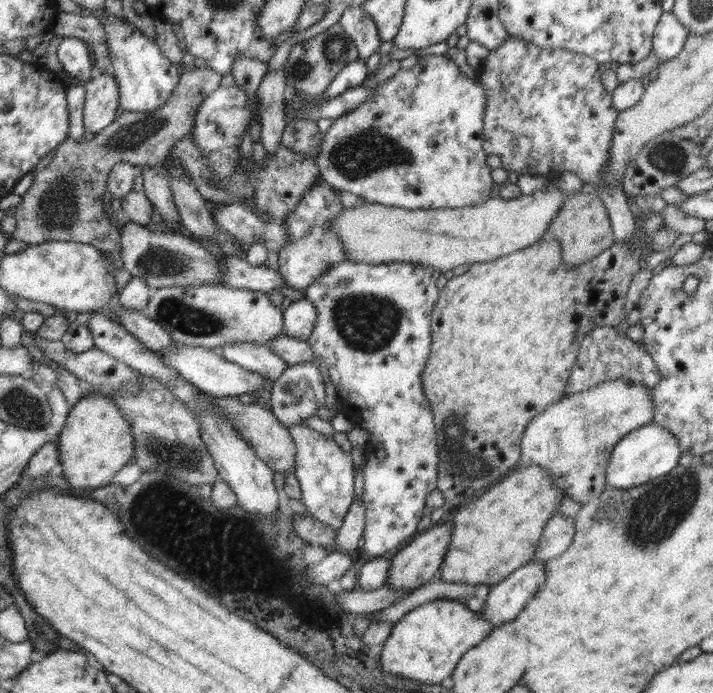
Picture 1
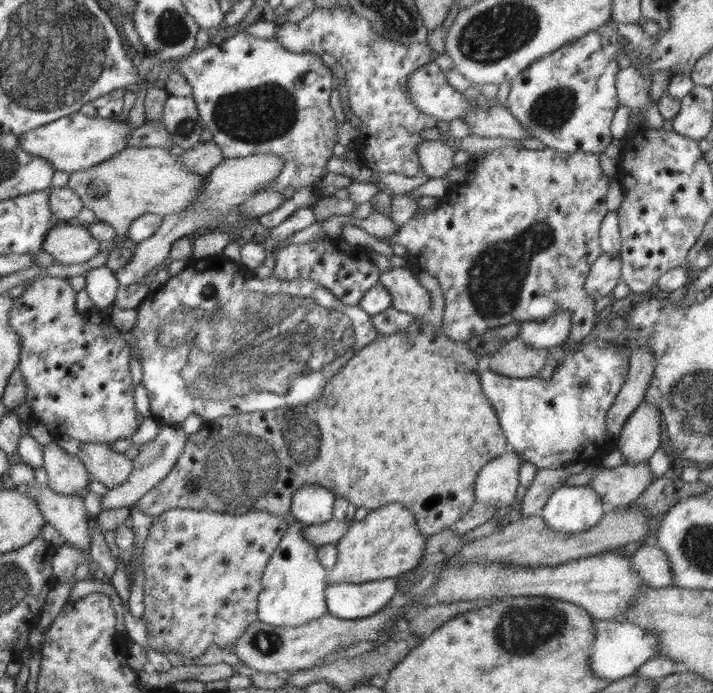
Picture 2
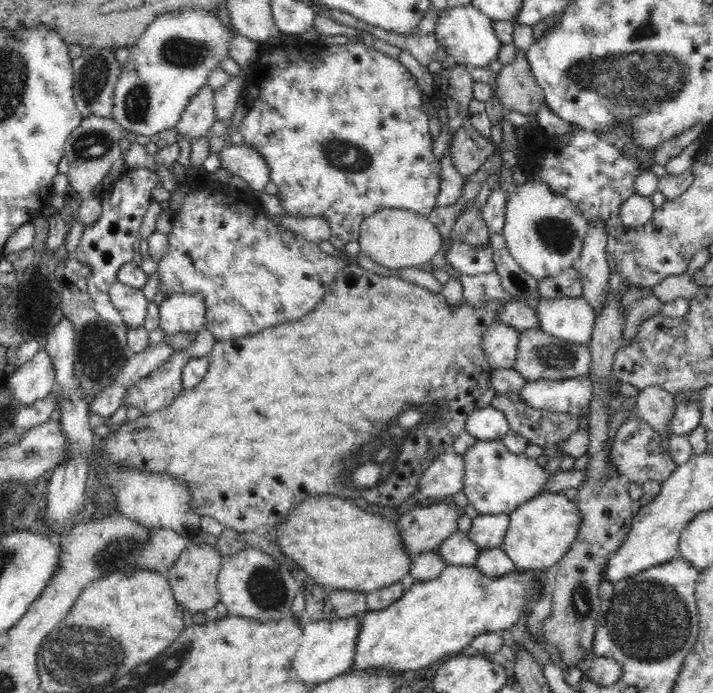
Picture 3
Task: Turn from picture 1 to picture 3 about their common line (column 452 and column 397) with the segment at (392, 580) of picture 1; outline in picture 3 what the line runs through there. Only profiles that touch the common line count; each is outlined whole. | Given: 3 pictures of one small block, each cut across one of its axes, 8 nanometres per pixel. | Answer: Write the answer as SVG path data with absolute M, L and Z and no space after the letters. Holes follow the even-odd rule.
M438 502L404 513L398 520L398 533L410 558L435 551L444 540L458 531L460 510L452 504Z

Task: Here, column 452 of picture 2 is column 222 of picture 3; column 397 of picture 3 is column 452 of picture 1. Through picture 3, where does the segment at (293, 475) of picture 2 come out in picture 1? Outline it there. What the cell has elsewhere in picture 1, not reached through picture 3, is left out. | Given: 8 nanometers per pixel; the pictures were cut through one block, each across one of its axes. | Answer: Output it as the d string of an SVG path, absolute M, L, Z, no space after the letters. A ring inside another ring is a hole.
M636 213L635 239L628 244L614 242L580 266L570 268L564 264L560 242L546 231L542 240L532 246L491 262L471 264L468 271L454 275L439 290L430 319L431 351L421 384L434 414L440 458L437 489L442 492L447 507L473 502L518 468L526 426L532 418L563 398L584 335L596 326L616 327L623 322L628 287L635 274L642 270L639 261L646 260L654 252L653 244L646 244L652 236L641 232L640 217L645 218L645 215Z

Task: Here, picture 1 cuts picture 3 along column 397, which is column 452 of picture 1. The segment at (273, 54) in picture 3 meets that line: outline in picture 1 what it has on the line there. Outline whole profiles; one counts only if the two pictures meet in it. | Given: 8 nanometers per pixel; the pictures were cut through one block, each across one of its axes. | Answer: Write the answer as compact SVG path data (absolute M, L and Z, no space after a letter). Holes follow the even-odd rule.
M447 53L423 55L419 57L414 67L407 70L398 67L398 71L391 74L384 84L376 85L368 99L332 121L330 129L324 134L324 141L320 143L320 153L315 156L321 179L328 182L332 188L351 192L368 202L397 206L401 209L459 209L463 206L474 206L486 202L490 198L495 182L490 176L492 168L486 161L488 154L482 147L485 143L482 132L484 130L484 112L486 112L486 89L478 75L479 73L475 73L472 78L464 75Z

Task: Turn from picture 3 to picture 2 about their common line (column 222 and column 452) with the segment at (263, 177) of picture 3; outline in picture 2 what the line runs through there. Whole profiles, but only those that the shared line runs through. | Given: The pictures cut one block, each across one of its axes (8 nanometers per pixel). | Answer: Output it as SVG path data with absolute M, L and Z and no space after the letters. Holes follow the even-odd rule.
M423 139L417 151L420 166L423 169L422 175L429 178L443 178L454 167L455 151L440 139Z

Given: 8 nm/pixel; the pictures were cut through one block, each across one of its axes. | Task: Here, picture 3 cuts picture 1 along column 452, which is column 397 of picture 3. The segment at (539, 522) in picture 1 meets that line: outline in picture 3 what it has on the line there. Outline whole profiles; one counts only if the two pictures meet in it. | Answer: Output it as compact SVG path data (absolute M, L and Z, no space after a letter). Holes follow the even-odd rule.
M321 495L319 498L307 499L301 506L295 507L291 513L286 516L286 520L276 527L276 534L274 534L274 537L276 537L278 545L280 545L280 549L284 551L284 555L300 564L300 566L302 566L314 580L318 581L318 584L326 588L326 590L338 589L371 593L375 590L393 585L394 583L400 583L401 580L404 580L404 578L410 574L412 558L410 558L410 555L408 555L406 549L404 549L404 543L402 543L402 539L400 539L398 525L396 524L396 520L392 520L392 518L389 520L384 514L373 511L373 509L364 510L364 508L360 508L360 506L357 506L352 500L340 499L332 495Z

